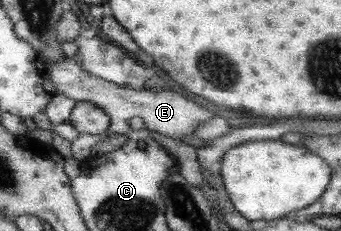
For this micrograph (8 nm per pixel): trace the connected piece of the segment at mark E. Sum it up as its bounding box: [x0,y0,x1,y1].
[48,57,217,140]

